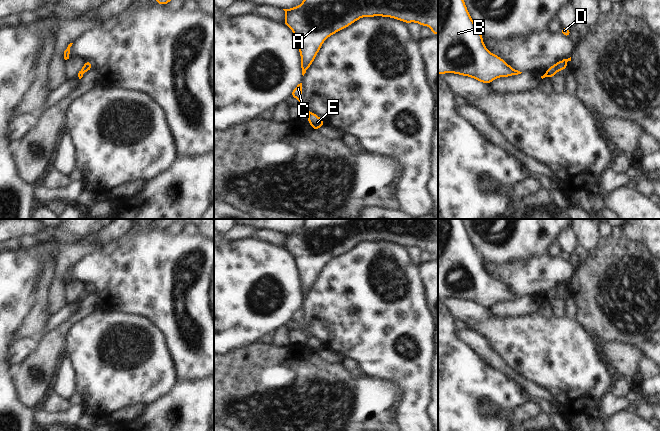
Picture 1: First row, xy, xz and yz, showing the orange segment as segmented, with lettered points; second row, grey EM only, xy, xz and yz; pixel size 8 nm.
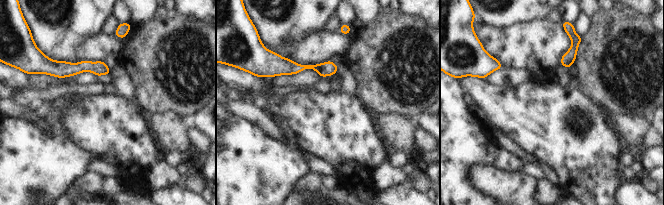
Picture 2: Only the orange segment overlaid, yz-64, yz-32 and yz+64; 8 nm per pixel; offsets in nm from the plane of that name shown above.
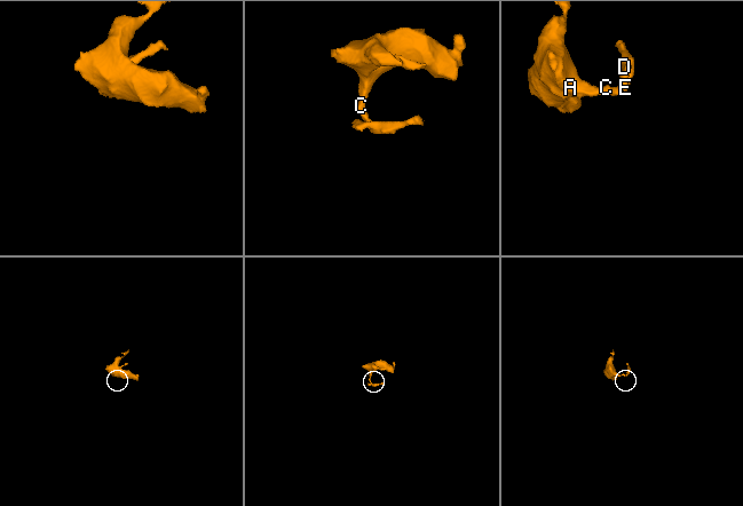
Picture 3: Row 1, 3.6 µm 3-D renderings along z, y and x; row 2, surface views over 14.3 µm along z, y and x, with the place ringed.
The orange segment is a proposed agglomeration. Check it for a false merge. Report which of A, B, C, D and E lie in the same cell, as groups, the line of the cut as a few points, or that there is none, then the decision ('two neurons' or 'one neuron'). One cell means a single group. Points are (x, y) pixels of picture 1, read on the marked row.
groups A B C / D E; cut yz (555, 64), (559, 70); two neurons

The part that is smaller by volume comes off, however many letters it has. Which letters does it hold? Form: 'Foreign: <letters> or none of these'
Foreign: D, E

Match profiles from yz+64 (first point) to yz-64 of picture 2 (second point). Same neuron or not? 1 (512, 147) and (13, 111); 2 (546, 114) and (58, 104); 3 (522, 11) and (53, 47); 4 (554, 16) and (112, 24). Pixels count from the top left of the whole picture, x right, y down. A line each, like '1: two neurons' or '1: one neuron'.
1: one neuron
2: two neurons
3: one neuron
4: one neuron

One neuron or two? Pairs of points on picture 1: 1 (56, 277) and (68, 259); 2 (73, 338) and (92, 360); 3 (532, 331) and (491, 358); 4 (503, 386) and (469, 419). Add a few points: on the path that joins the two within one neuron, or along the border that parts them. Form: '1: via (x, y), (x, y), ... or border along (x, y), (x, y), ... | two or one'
1: via (57, 273), (64, 263) | one
2: via (78, 343), (90, 355) | one
3: border along (482, 336), (514, 370) | two
4: via (491, 387), (485, 387), (469, 403), (469, 407) | one

